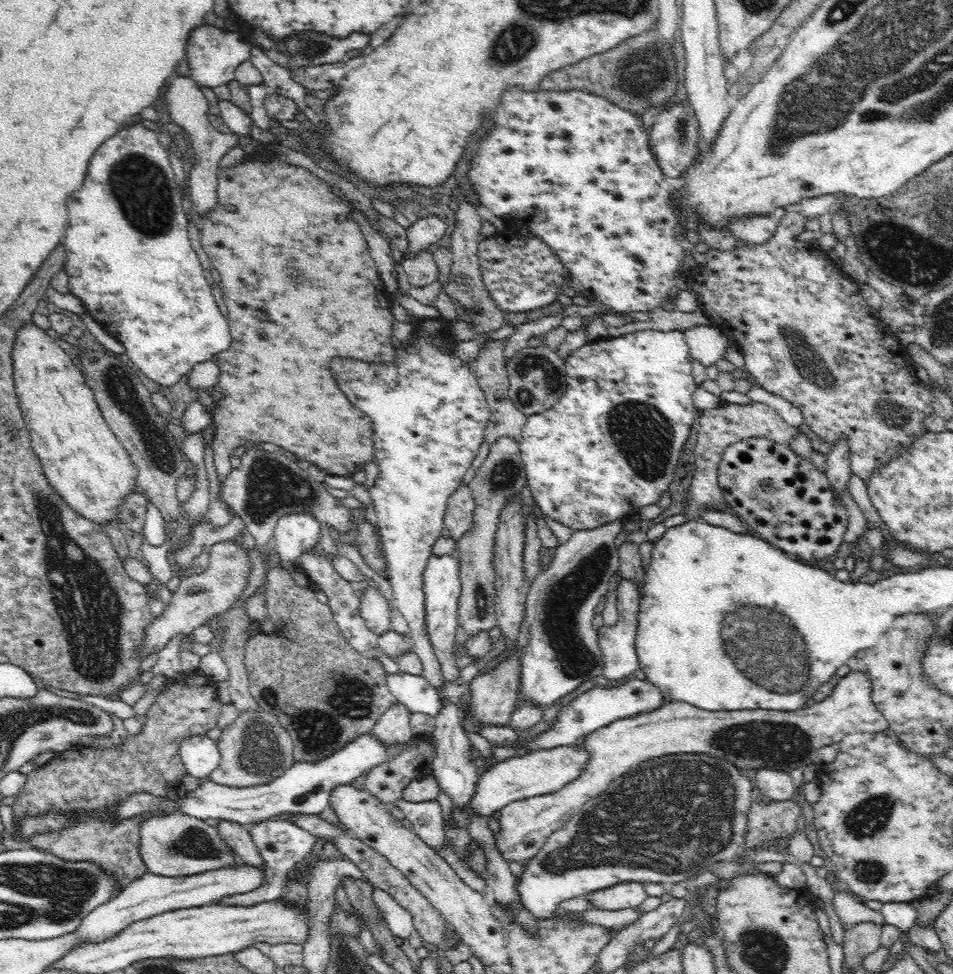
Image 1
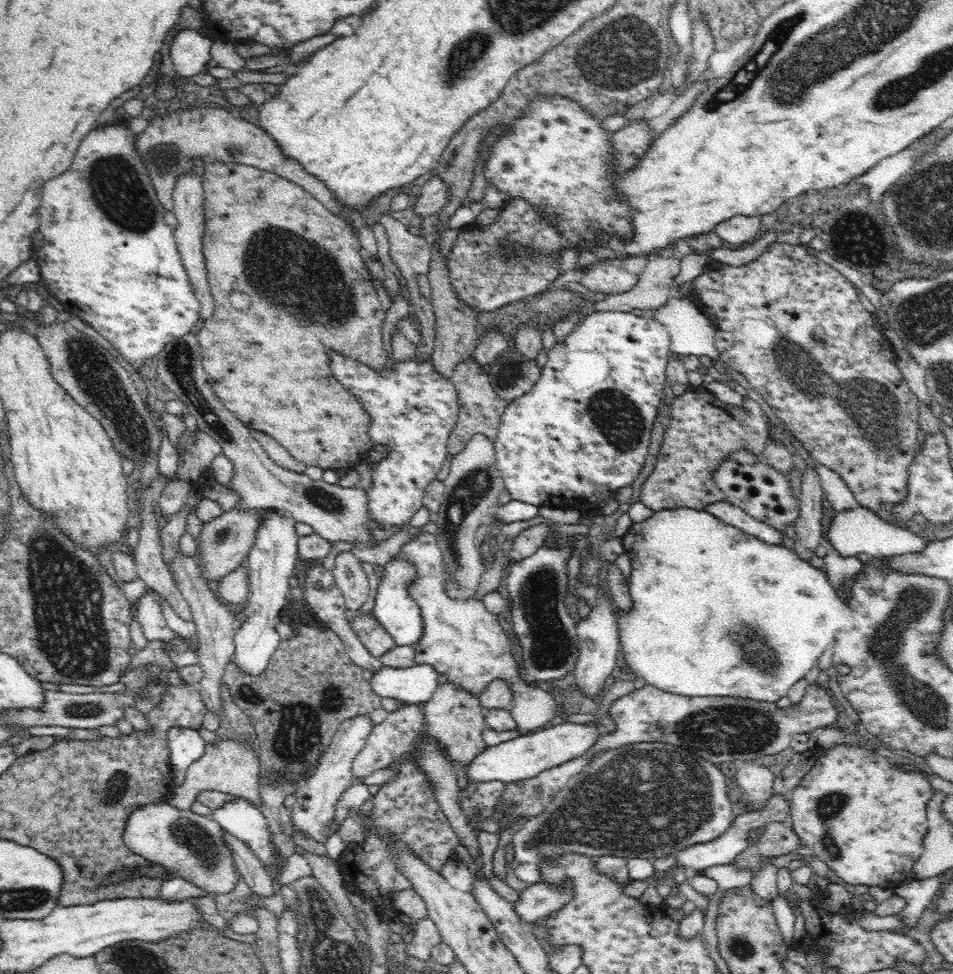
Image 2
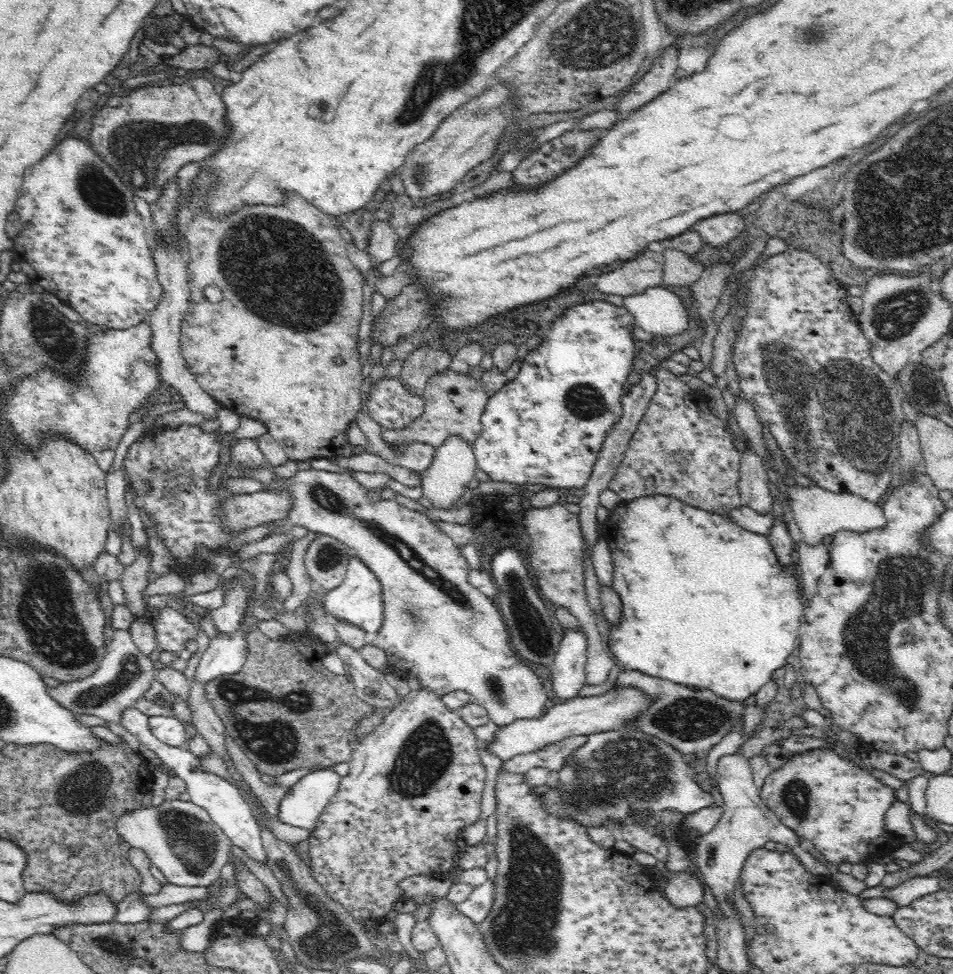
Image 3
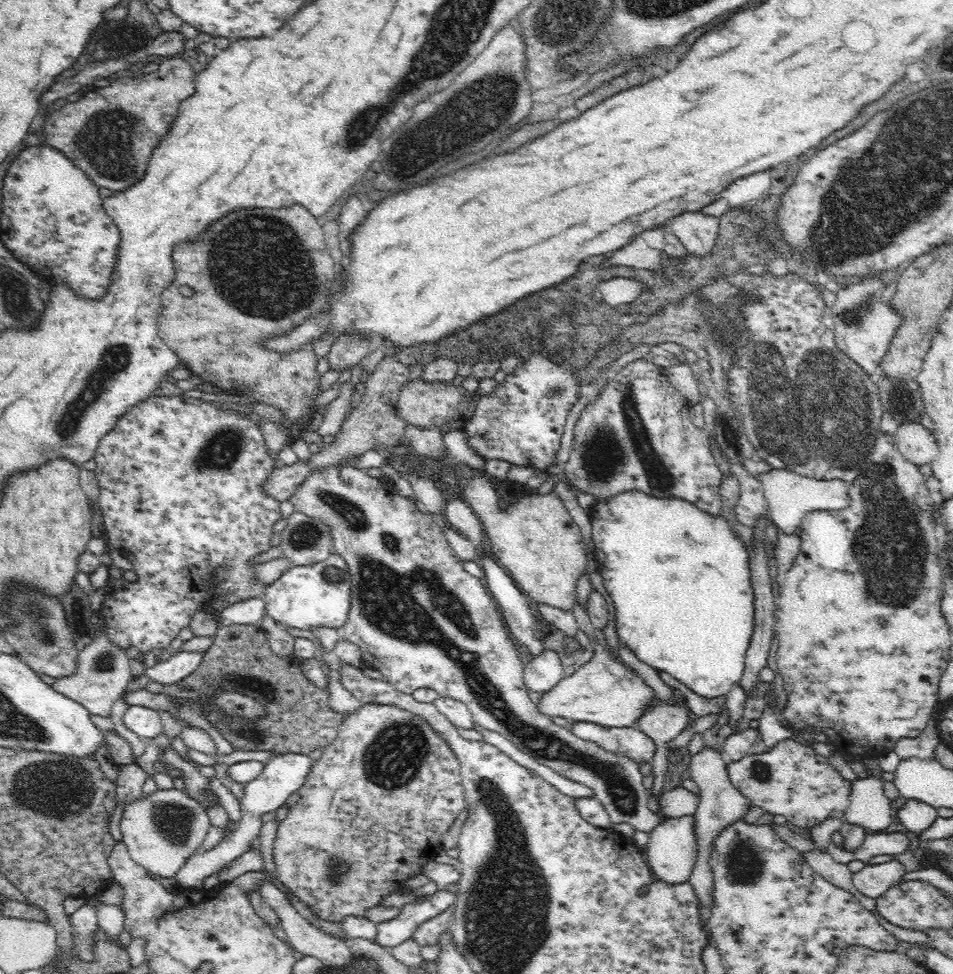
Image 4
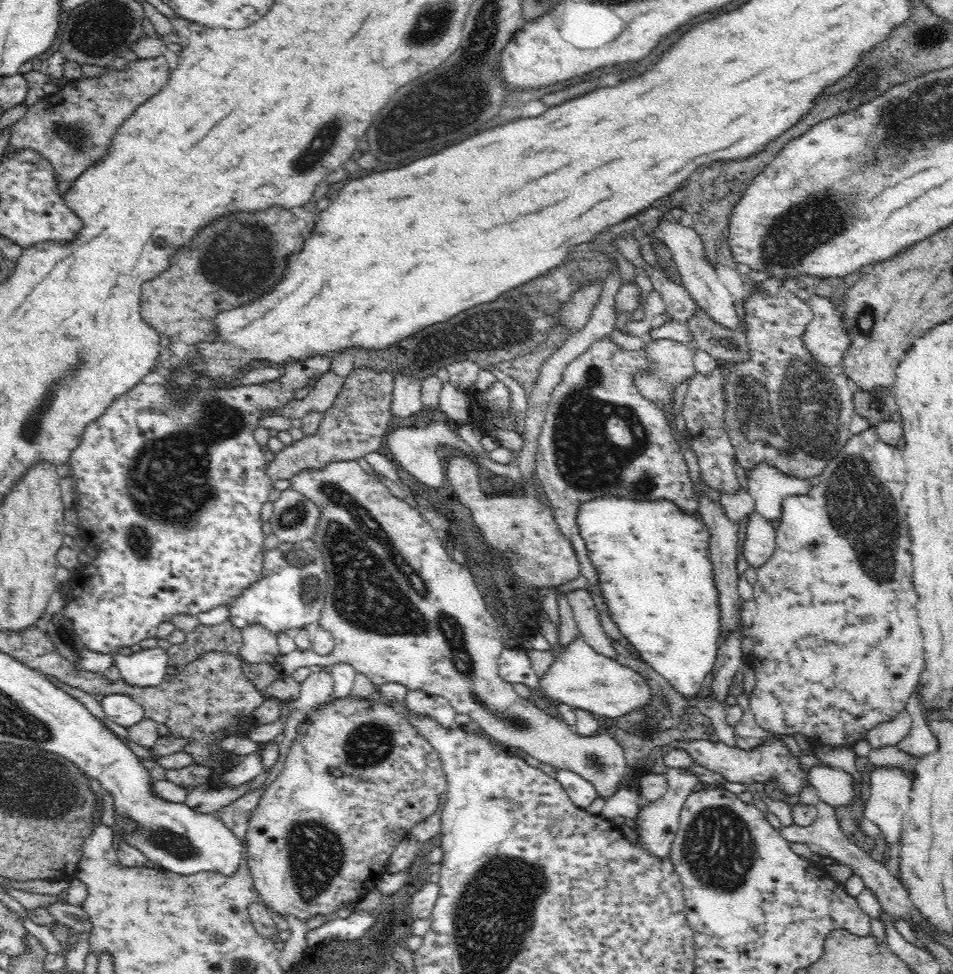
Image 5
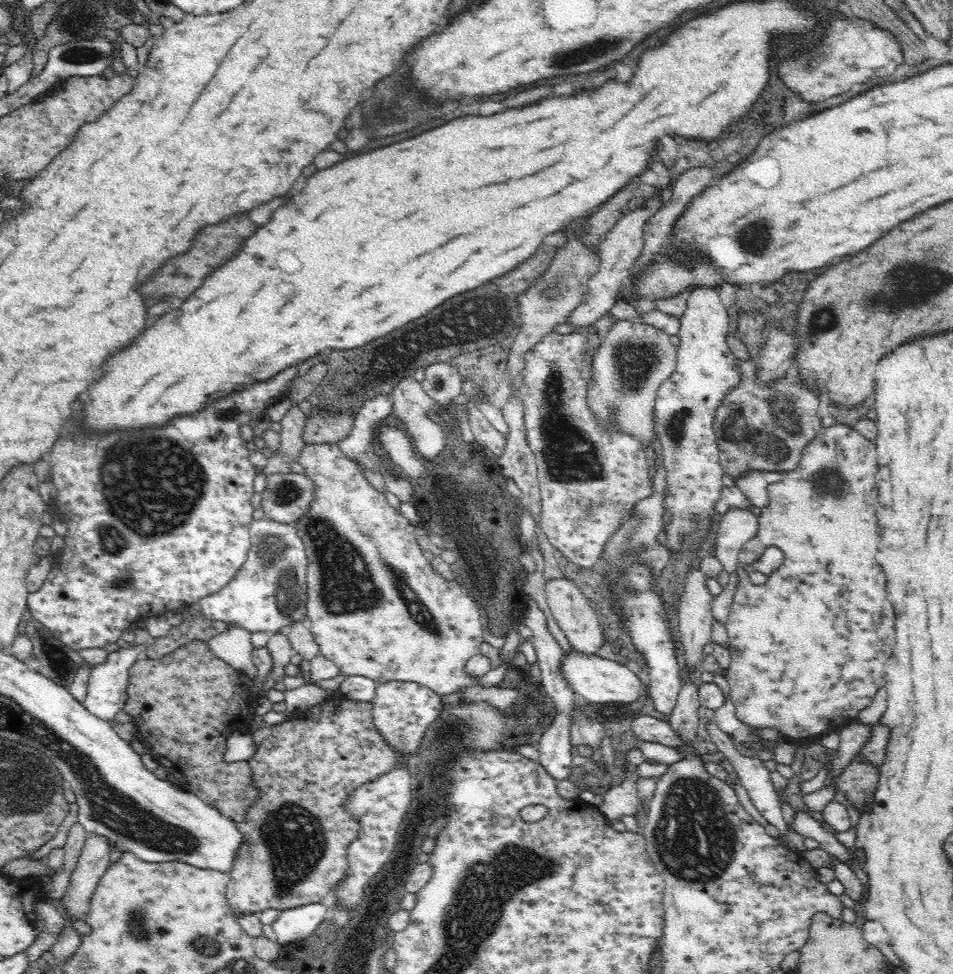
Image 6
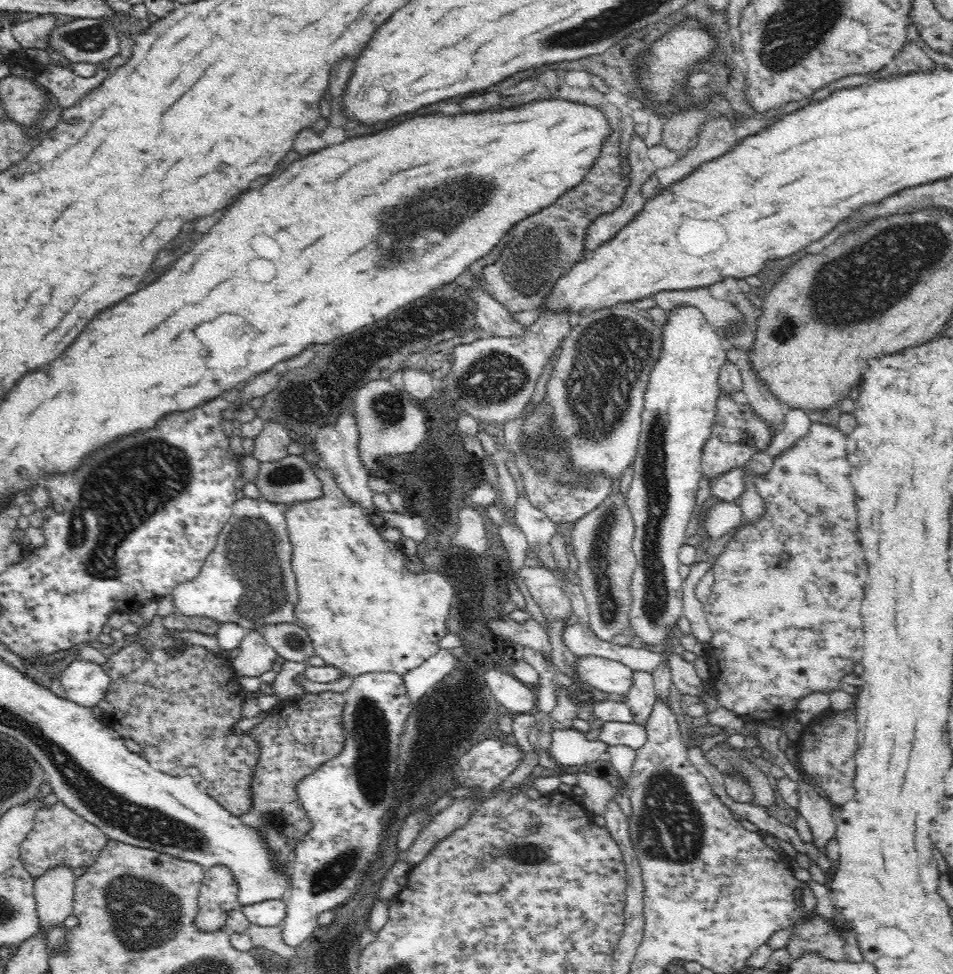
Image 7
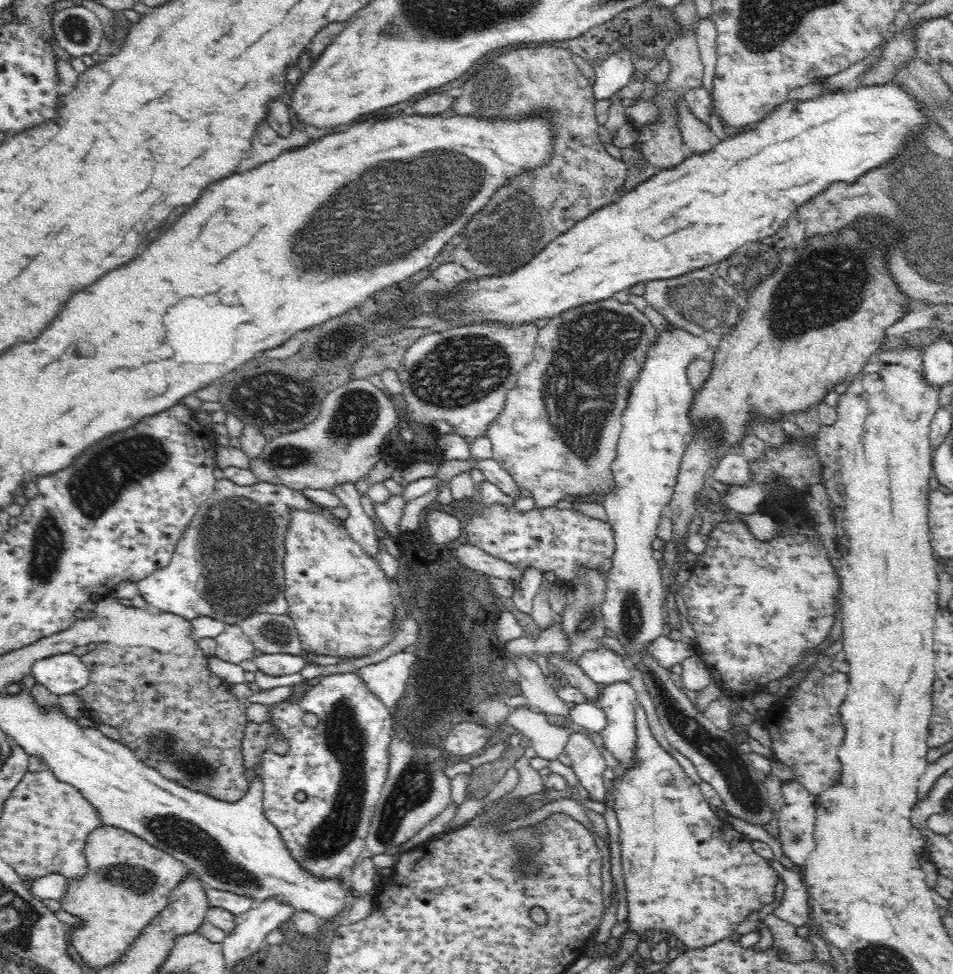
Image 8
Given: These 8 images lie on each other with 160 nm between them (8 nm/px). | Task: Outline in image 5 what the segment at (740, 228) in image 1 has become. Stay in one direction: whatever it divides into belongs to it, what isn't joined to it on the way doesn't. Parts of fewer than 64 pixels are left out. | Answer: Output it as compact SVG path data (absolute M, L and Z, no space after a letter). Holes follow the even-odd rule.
M661 220L657 231L654 234L655 239L661 239L669 248L671 255L674 256L674 262L678 265L685 288L692 295L692 298L718 323L726 328L736 329L740 324L740 318L734 309L734 301L726 287L721 286L716 272L708 268L706 258L704 257L704 246L700 239L700 234L694 227L684 226L677 222Z

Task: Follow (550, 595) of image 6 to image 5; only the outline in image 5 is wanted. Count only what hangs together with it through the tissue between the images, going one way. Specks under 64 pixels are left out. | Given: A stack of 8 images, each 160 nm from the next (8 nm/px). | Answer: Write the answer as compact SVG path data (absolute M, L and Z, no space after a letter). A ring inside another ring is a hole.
M576 590L568 593L567 597L576 618L580 636L596 652L614 659L616 651L614 651L612 641L606 637L606 632L598 620L598 608L592 595L585 590Z

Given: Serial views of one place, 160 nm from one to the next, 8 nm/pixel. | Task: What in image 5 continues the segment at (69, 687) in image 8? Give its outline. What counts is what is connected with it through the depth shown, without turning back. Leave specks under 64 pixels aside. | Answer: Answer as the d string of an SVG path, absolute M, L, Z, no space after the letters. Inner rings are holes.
M156 647L152 649L142 649L134 652L131 656L114 653L115 667L126 683L132 685L148 686L160 683L168 672L170 663L168 657L170 650ZM110 692L107 697L101 700L101 704L106 716L112 722L116 722L126 729L129 726L137 725L145 718L144 708L125 694L112 694Z

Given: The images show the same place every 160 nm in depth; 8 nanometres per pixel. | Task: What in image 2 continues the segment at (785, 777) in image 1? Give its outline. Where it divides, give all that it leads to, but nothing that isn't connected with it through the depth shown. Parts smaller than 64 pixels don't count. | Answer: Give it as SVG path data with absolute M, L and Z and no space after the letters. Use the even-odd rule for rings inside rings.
M742 762L738 766L735 781L738 783L738 786L744 790L744 799L751 801L753 806L765 806L765 800L770 799L773 796L774 792L774 781L776 777L769 768L764 766L759 766L756 763Z

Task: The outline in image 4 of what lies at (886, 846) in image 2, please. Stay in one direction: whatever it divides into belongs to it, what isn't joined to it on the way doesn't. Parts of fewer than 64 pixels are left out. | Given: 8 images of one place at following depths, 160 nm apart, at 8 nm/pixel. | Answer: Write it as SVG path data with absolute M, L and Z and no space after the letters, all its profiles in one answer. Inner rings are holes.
M792 738L778 742L768 753L745 756L740 762L730 763L729 775L732 784L755 806L772 816L783 816L804 831L811 832L811 827L823 821L829 828L833 817L850 824L846 814L853 784L840 775L828 757Z

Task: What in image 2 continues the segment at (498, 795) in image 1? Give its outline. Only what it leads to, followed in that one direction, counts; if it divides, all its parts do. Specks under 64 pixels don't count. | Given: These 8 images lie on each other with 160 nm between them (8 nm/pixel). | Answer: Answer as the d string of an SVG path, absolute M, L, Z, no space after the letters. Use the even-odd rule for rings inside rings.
M564 723L554 727L546 726L537 729L529 735L519 735L515 739L488 745L471 763L466 777L472 781L500 783L518 783L523 780L536 778L548 769L559 767L564 763L583 757L595 747L598 739L598 728L592 723L583 725Z

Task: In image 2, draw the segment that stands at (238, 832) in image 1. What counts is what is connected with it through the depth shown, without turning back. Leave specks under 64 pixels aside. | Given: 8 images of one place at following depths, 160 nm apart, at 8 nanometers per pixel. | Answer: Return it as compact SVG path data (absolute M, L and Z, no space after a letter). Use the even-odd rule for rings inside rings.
M223 832L223 840L227 843L233 857L235 868L240 870L246 884L252 888L260 899L272 897L275 894L274 879L266 870L266 866L240 839L228 832Z

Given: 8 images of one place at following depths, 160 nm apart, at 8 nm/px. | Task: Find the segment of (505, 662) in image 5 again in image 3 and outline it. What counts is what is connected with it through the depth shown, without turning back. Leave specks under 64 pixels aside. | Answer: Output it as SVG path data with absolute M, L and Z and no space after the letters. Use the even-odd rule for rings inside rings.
M581 627L565 629L555 662L551 668L551 685L564 699L578 697L587 684L586 665L589 655L589 636Z

